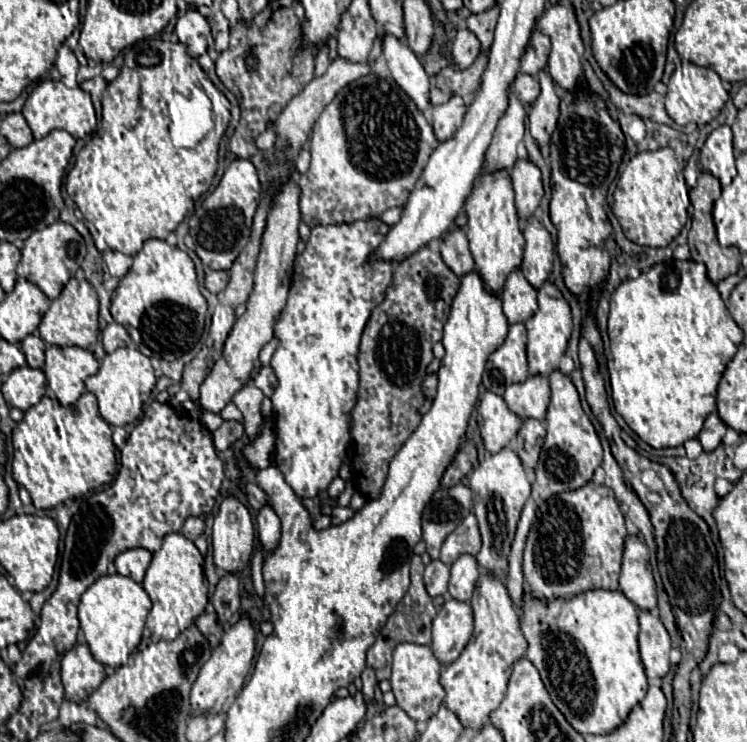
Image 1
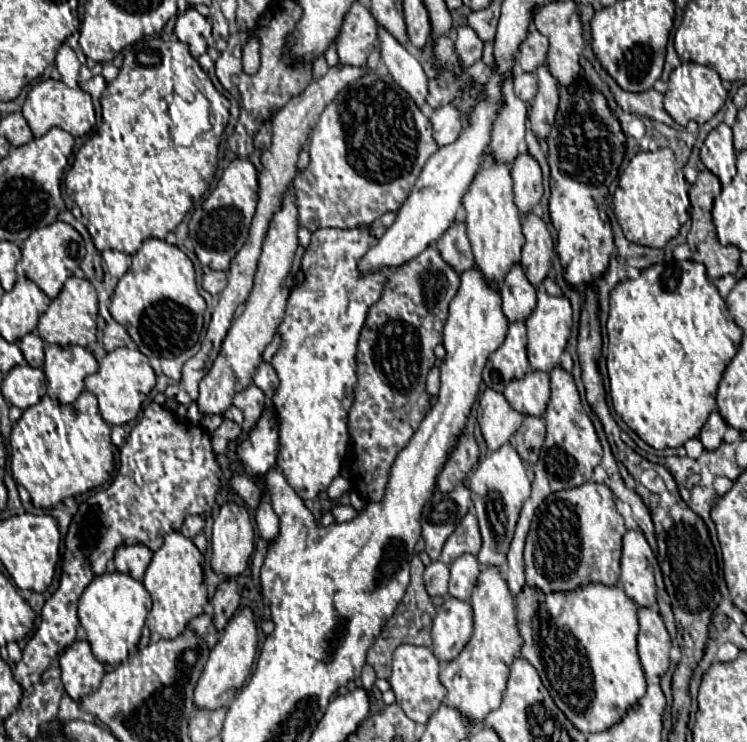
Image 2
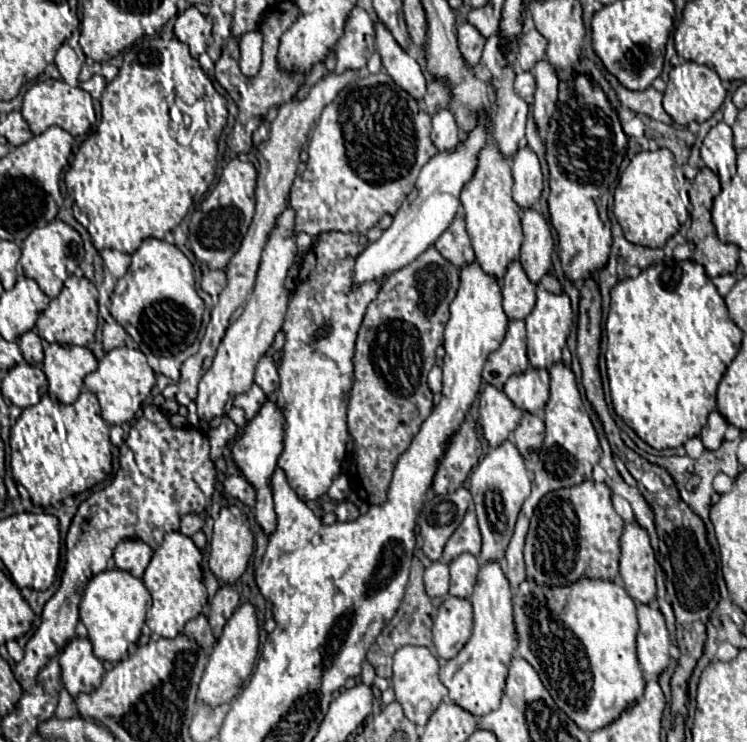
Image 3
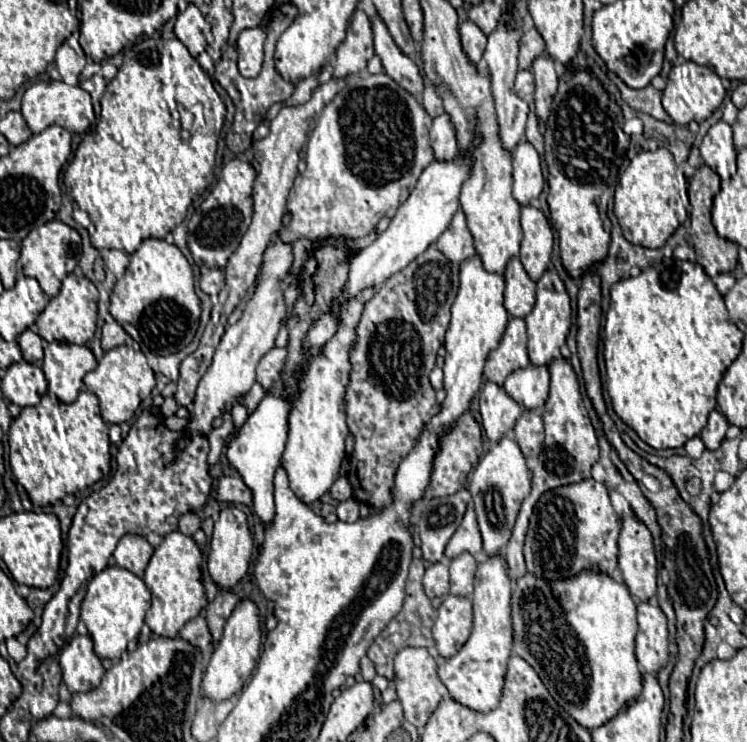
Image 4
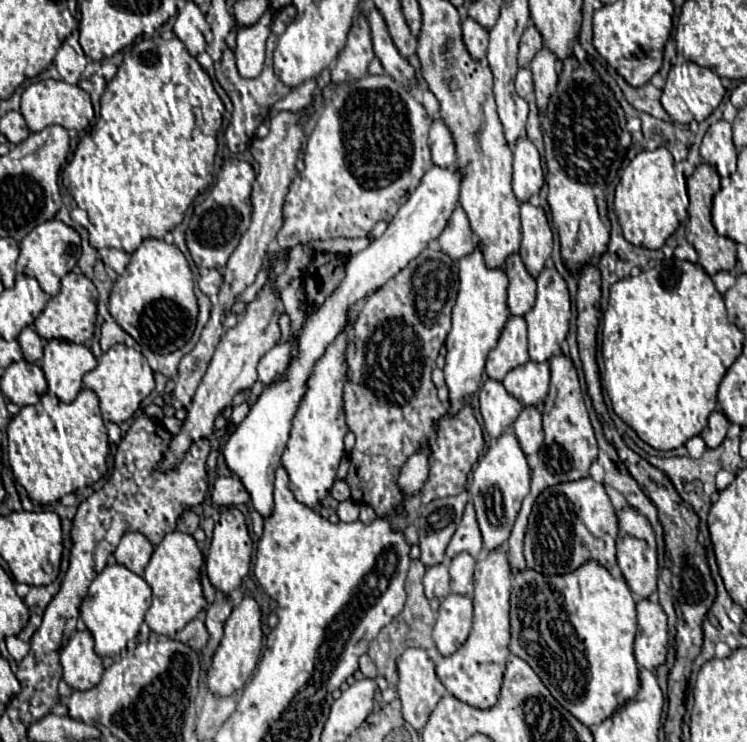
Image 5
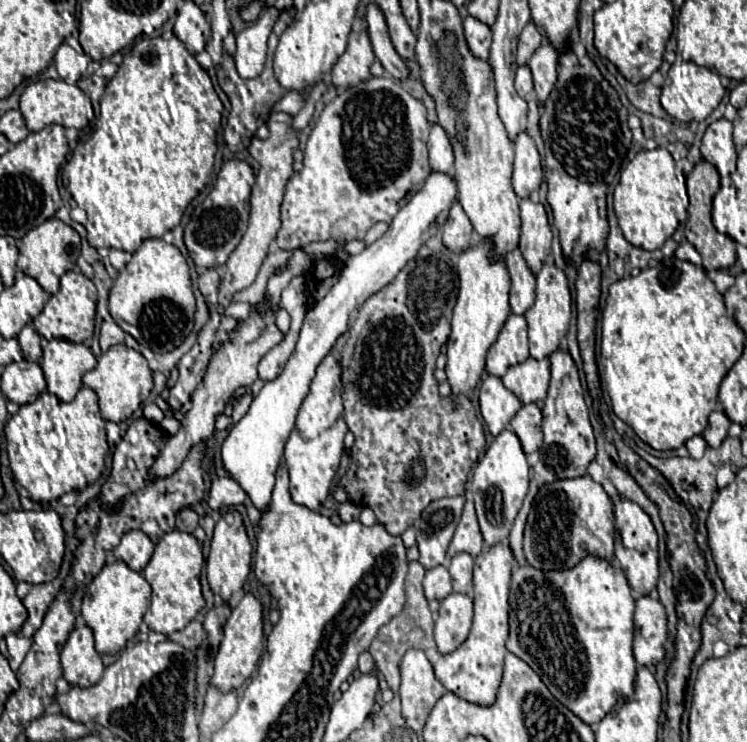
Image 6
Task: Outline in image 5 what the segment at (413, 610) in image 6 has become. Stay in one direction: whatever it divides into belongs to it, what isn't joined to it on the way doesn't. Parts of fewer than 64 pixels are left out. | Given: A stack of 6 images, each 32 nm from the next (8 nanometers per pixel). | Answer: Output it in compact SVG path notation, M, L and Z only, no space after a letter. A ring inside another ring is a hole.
M412 560L410 564L410 572L408 572L408 578L406 578L406 606L404 610L388 624L380 630L380 634L372 640L370 644L370 658L374 660L376 668L378 668L378 674L382 674L390 686L396 686L398 684L398 670L396 670L396 662L400 658L400 654L406 650L406 648L434 648L434 638L432 638L432 628L434 628L434 612L430 610L430 604L424 596L424 590L422 590L422 578L424 578L424 564L420 564L420 560Z

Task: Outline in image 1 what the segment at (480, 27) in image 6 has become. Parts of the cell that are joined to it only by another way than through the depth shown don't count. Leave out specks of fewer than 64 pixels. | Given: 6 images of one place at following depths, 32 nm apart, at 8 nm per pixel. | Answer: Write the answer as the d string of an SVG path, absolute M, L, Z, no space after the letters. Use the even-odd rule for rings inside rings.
M460 28L456 34L456 40L452 44L454 66L464 70L464 68L472 66L472 62L478 56L480 56L480 40L468 28Z

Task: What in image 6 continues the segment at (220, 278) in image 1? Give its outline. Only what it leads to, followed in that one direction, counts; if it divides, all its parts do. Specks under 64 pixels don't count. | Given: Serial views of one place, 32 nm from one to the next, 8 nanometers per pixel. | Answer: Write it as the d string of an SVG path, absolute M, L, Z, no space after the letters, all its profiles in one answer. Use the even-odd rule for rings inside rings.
M204 270L204 272L200 272L200 276L198 276L198 288L200 288L200 292L204 296L216 294L218 284L220 284L220 276L218 276L216 270Z

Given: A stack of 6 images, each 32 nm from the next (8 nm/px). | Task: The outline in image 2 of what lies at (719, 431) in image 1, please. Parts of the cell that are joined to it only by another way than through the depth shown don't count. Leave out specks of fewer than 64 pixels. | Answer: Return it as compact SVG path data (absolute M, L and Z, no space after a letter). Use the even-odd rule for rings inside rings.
M712 412L698 438L700 438L700 442L704 444L706 450L716 450L724 440L726 428L728 428L728 424L724 422L724 418L718 412Z

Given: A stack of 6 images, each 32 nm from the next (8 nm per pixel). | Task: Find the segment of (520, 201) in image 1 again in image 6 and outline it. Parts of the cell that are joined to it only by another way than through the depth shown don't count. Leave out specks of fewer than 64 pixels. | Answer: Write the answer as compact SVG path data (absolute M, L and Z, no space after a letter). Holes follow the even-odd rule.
M520 132L514 144L516 144L516 158L514 158L512 184L518 198L526 198L530 196L532 190L538 190L542 182L542 162L534 146L534 140L530 138L528 132Z

